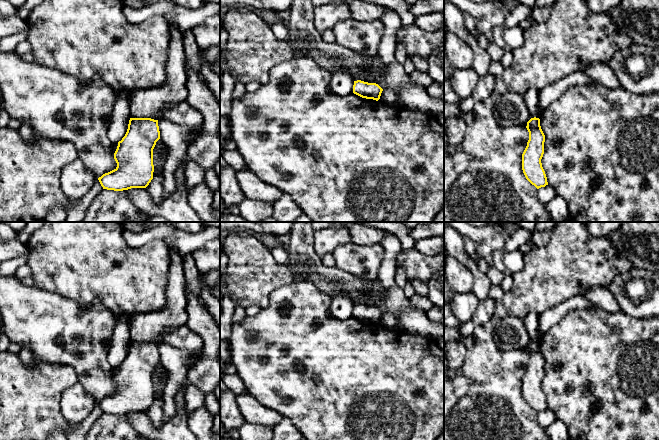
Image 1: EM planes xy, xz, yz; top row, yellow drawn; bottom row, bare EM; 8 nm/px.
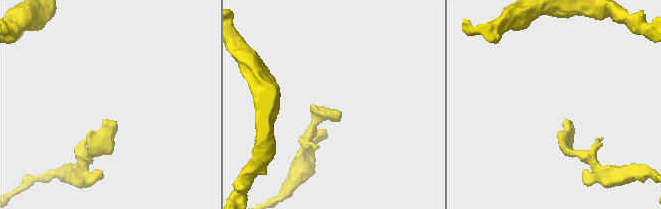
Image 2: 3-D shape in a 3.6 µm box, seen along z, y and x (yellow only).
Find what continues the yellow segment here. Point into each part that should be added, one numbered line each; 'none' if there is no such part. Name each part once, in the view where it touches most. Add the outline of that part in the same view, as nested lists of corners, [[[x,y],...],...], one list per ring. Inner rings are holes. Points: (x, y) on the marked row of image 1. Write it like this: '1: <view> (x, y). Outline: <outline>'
none

